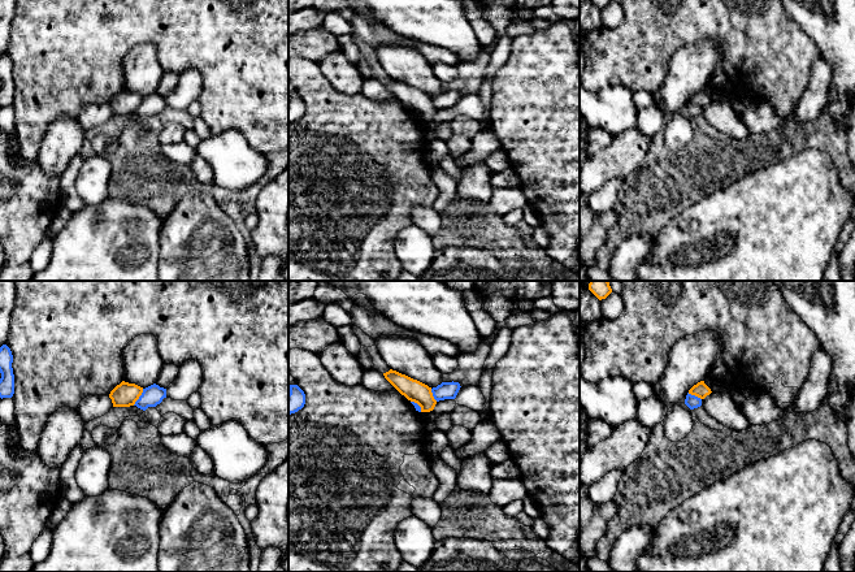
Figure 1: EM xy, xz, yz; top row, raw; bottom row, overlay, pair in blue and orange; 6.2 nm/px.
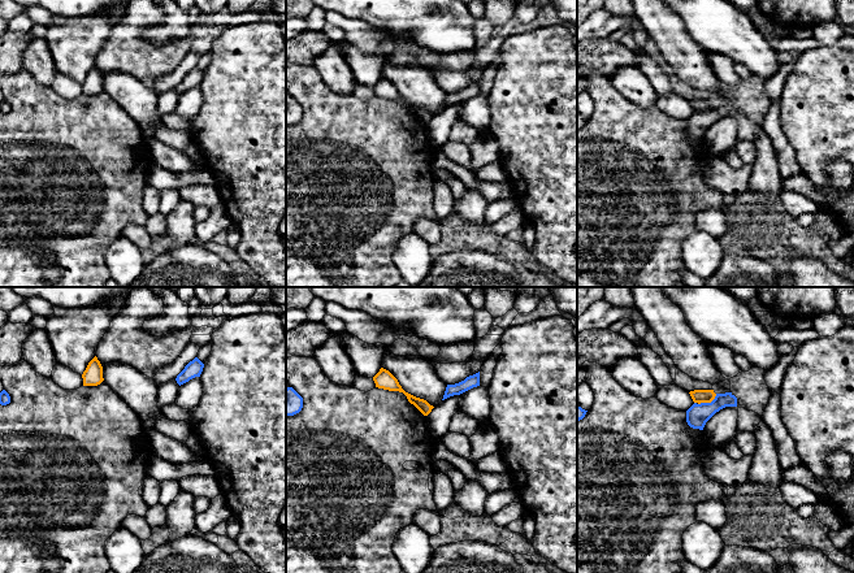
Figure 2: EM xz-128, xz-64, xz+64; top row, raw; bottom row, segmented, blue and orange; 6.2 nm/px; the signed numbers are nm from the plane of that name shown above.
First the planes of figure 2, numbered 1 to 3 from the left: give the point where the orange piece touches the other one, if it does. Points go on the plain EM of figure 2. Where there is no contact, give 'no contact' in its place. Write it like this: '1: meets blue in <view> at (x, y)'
1: no contact
2: no contact
3: meets blue in xz+64 at (707, 112)

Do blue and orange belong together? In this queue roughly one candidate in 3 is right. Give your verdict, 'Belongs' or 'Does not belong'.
Does not belong

